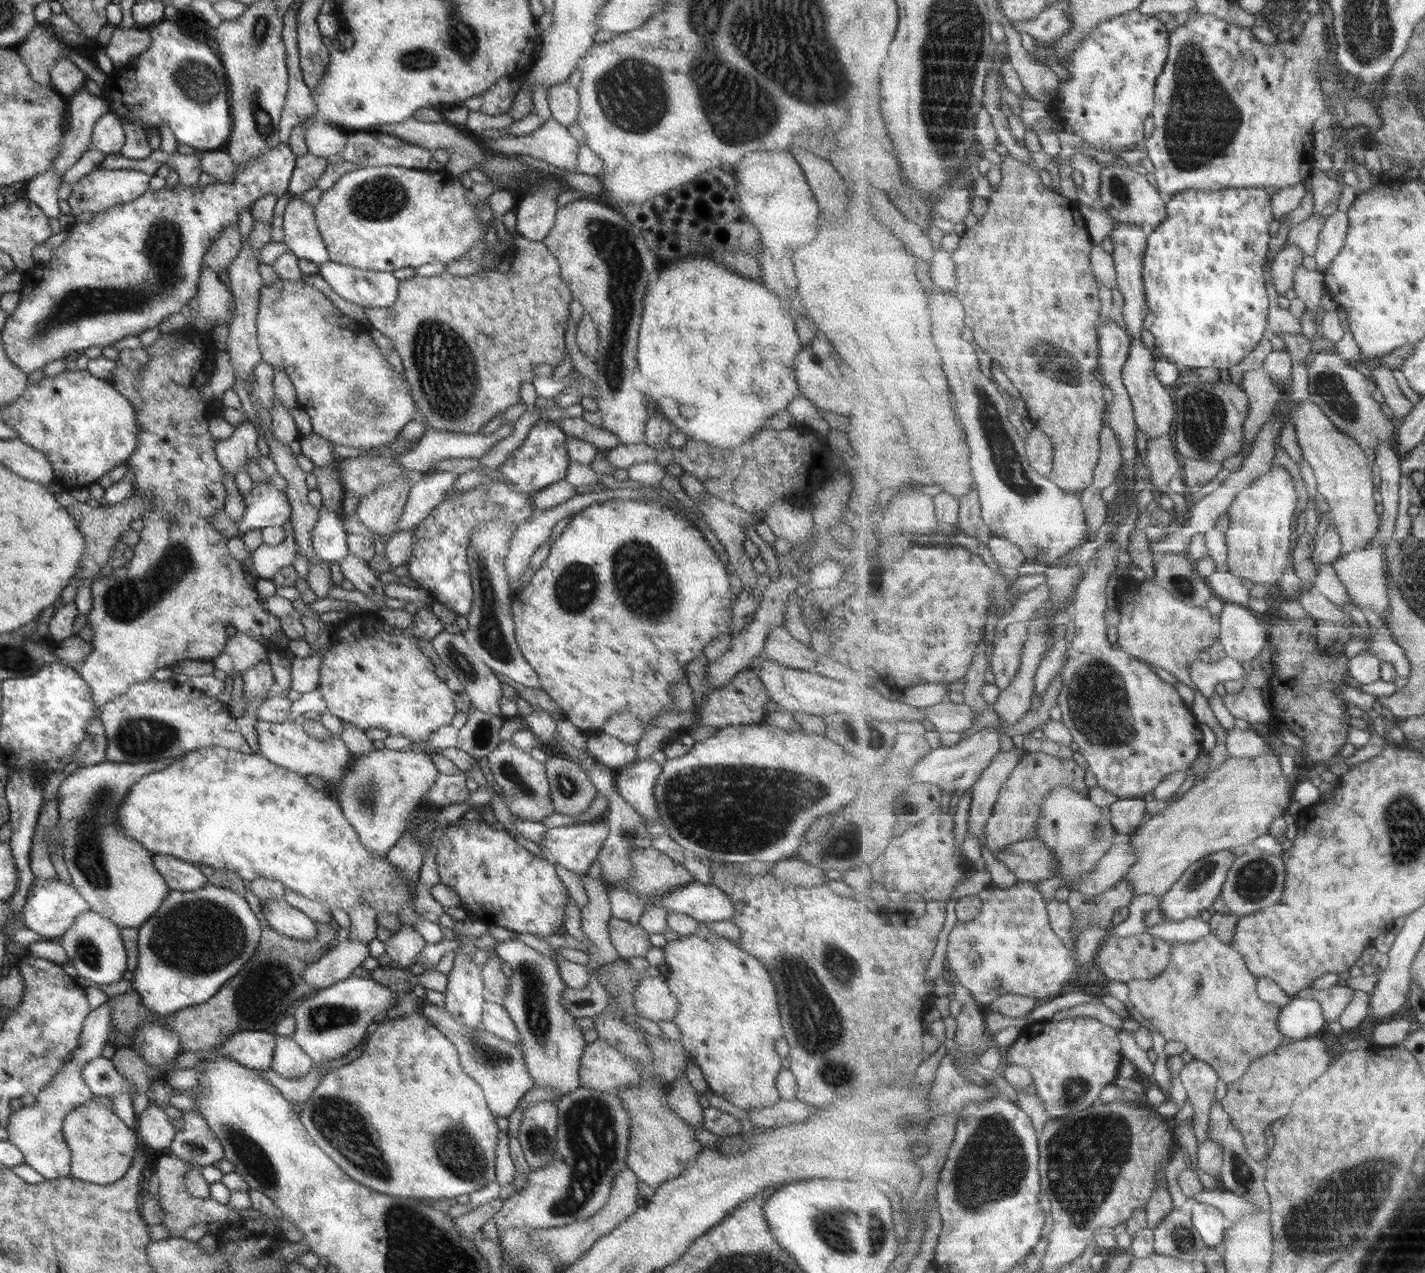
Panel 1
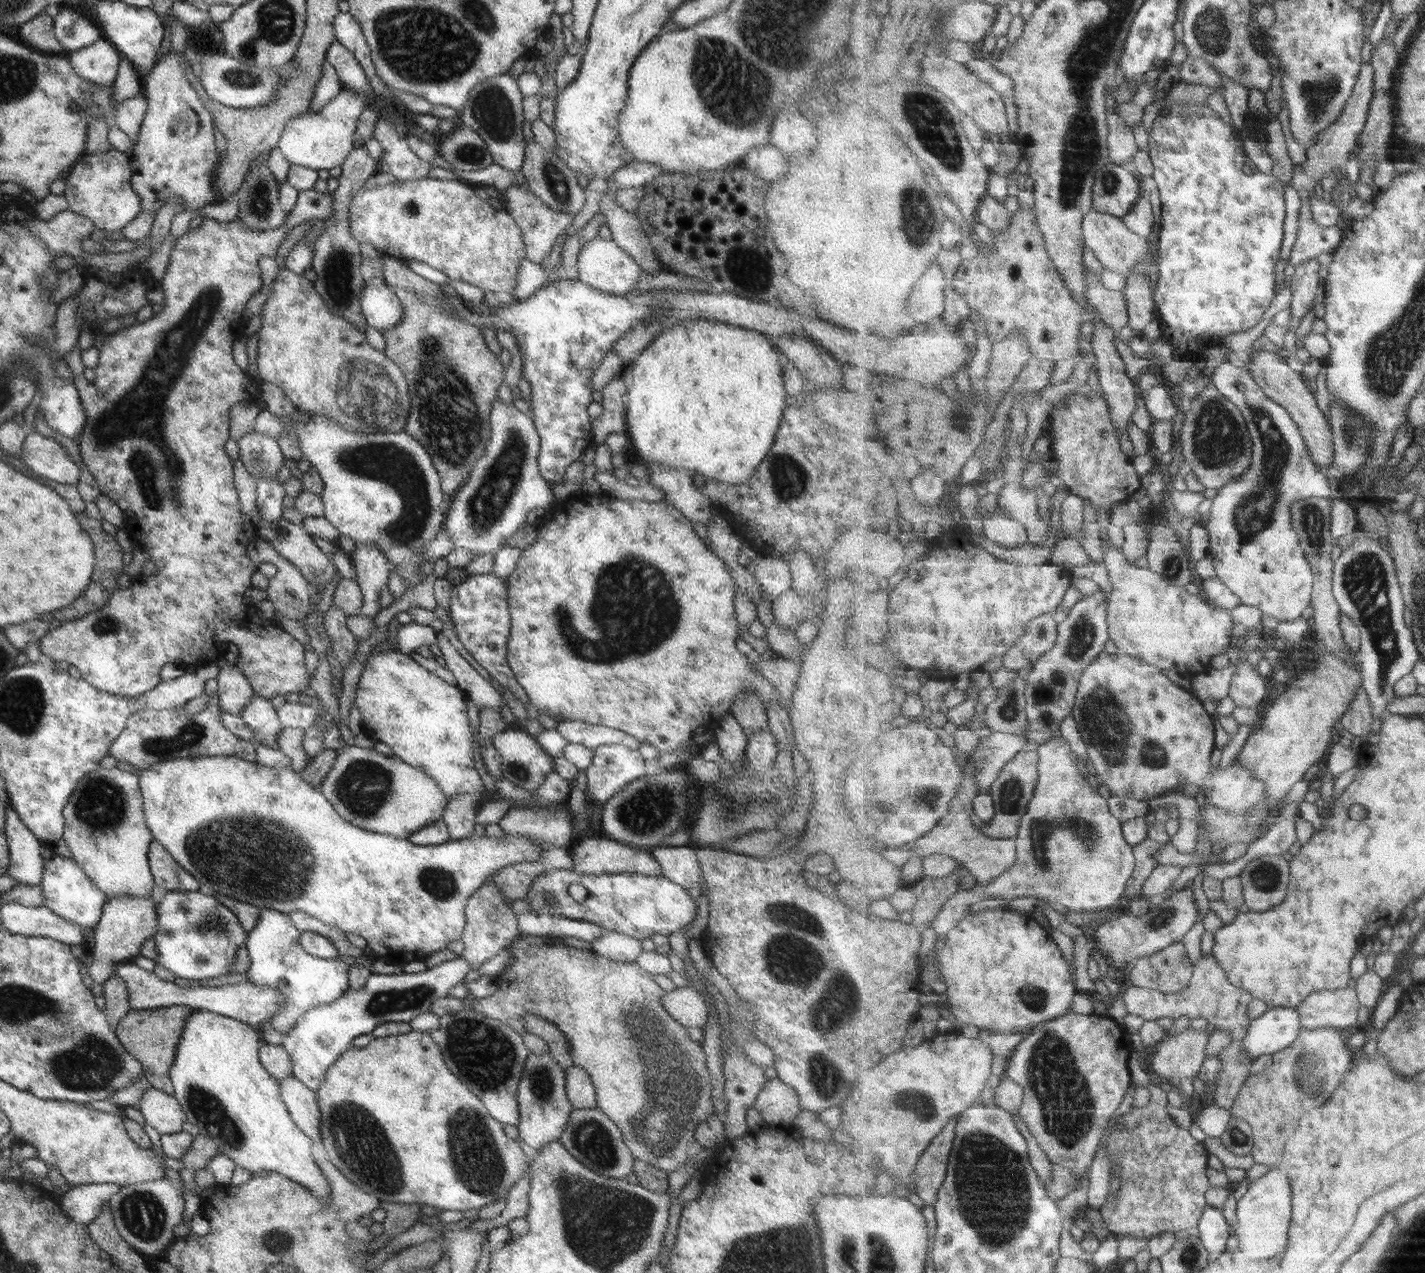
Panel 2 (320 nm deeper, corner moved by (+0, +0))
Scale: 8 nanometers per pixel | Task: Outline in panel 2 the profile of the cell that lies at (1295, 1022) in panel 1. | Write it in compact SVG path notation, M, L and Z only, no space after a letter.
M1273 1007L1251 1021L1245 1036L1245 1051L1253 1057L1275 1055L1296 1042L1303 1028L1299 1011L1292 1007Z

